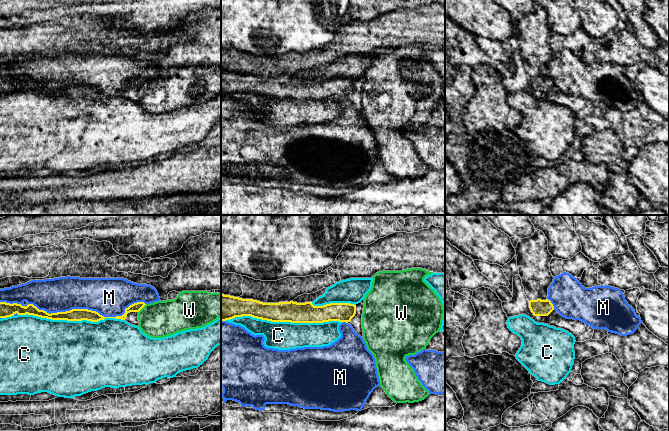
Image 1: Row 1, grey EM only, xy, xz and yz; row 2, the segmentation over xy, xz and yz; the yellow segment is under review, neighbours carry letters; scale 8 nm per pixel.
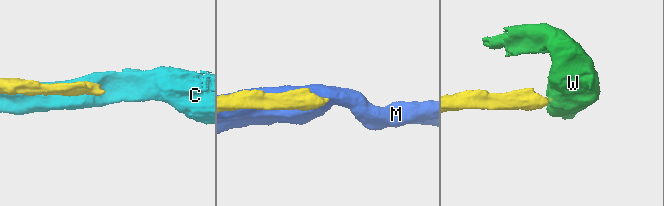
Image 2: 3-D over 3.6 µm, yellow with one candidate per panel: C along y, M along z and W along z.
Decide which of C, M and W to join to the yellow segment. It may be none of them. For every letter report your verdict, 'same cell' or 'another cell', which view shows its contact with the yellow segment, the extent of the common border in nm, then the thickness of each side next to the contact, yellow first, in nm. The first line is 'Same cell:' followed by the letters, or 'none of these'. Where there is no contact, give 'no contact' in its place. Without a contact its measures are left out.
Same cell: none of these
C: another cell | xz | 950 nm | 170/220 nm
M: another cell | xy | 1150 nm | 100/280 nm
W: another cell | xy | 100 nm | 80/300 nm

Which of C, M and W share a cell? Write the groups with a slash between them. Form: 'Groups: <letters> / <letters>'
Groups: C / M / W

